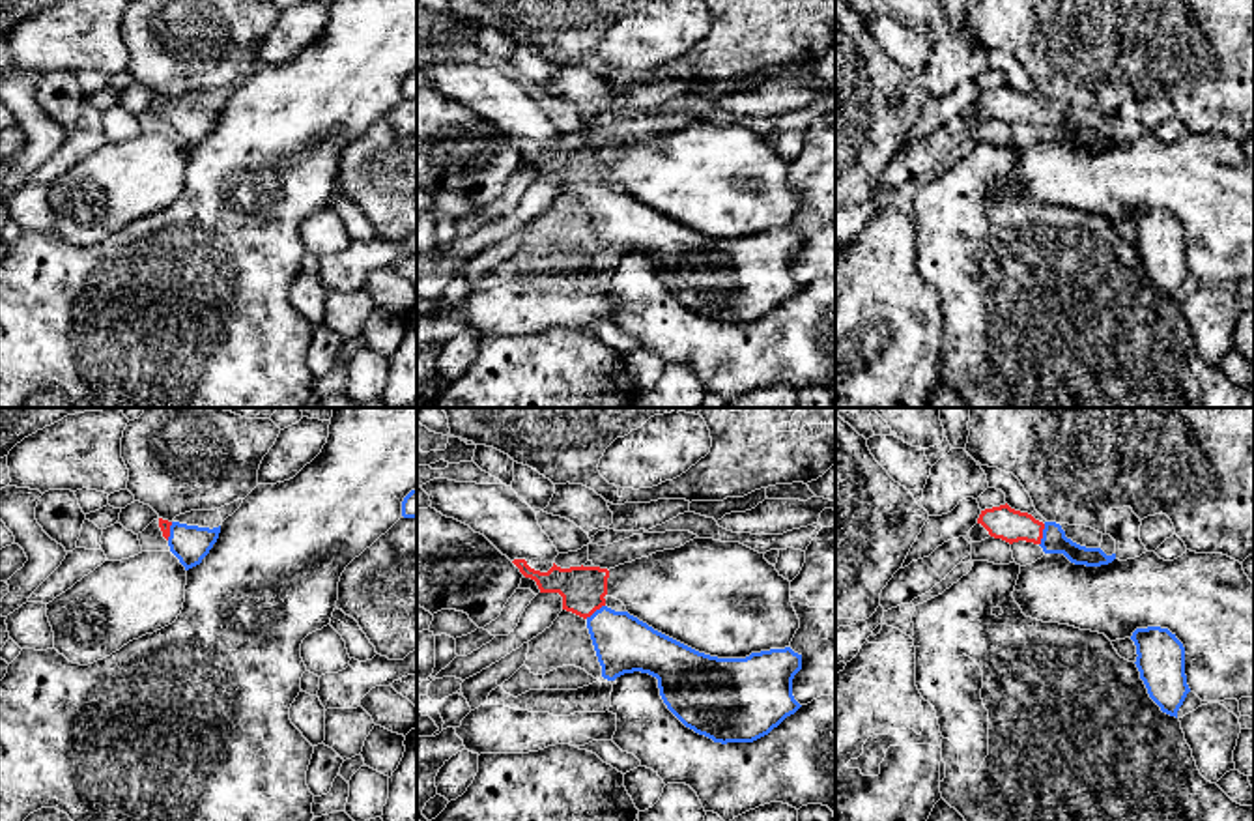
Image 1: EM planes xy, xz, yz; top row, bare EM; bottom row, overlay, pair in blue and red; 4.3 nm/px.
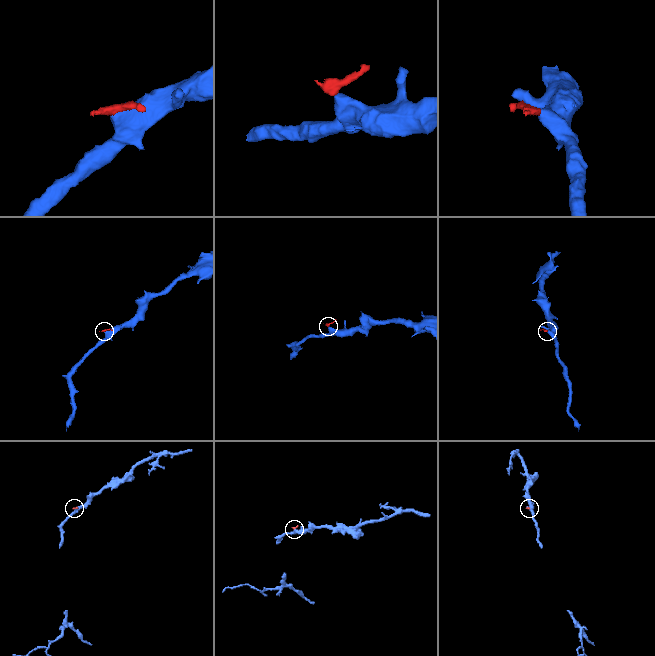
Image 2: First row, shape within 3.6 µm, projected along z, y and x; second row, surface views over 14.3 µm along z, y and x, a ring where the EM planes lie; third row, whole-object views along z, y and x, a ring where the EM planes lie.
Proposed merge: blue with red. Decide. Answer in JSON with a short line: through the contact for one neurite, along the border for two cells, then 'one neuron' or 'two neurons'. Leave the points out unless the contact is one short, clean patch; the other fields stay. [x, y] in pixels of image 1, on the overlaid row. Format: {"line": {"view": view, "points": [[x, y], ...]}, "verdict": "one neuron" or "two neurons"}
{"line": {"view": "yz", "points": [[1054, 541], [1043, 535], [1002, 522]]}, "verdict": "one neuron"}

